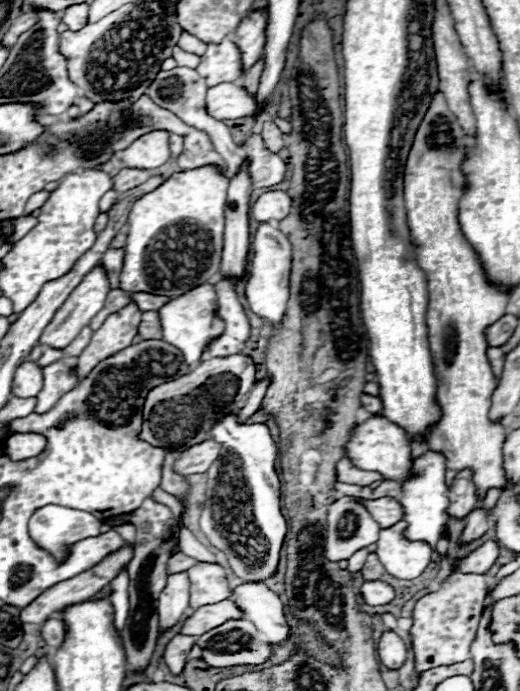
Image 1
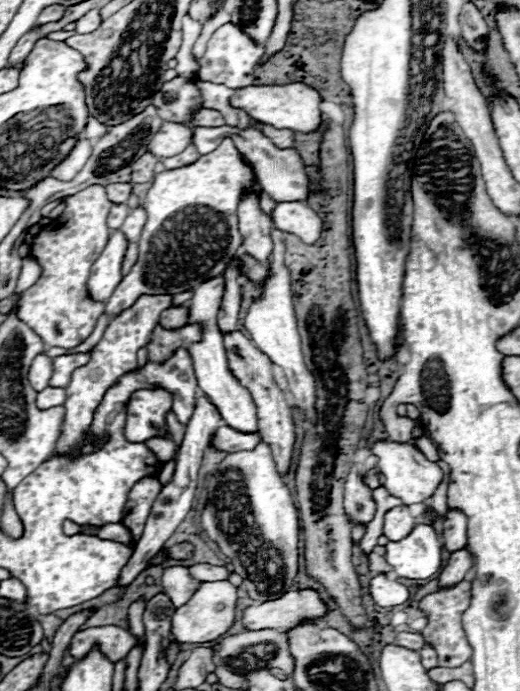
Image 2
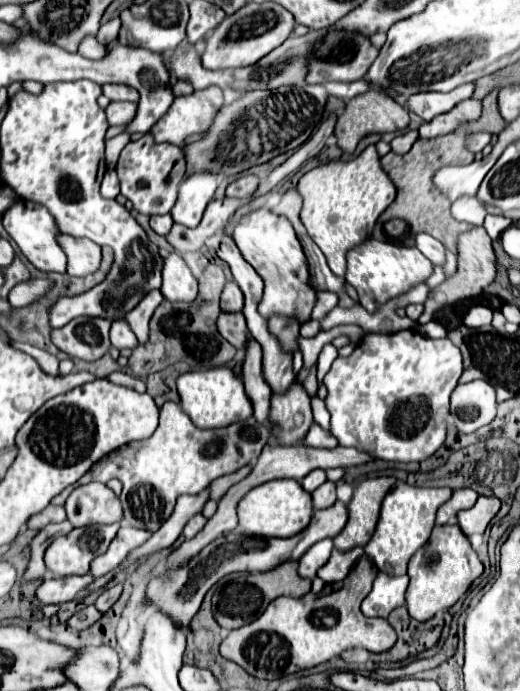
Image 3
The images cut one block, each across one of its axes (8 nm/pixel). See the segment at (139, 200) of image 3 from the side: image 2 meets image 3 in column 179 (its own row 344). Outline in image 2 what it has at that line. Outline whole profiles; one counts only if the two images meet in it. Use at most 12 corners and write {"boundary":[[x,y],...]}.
{"boundary":[[156,324],[146,344],[148,360],[162,364],[178,348],[202,340],[200,324],[166,330]]}

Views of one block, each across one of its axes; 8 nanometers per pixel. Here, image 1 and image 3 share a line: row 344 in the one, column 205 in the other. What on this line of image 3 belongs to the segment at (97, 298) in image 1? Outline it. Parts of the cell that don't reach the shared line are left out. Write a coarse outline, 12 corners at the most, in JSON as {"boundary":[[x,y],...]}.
{"boundary":[[248,2],[206,38],[208,70],[250,66],[290,38],[276,2]]}

